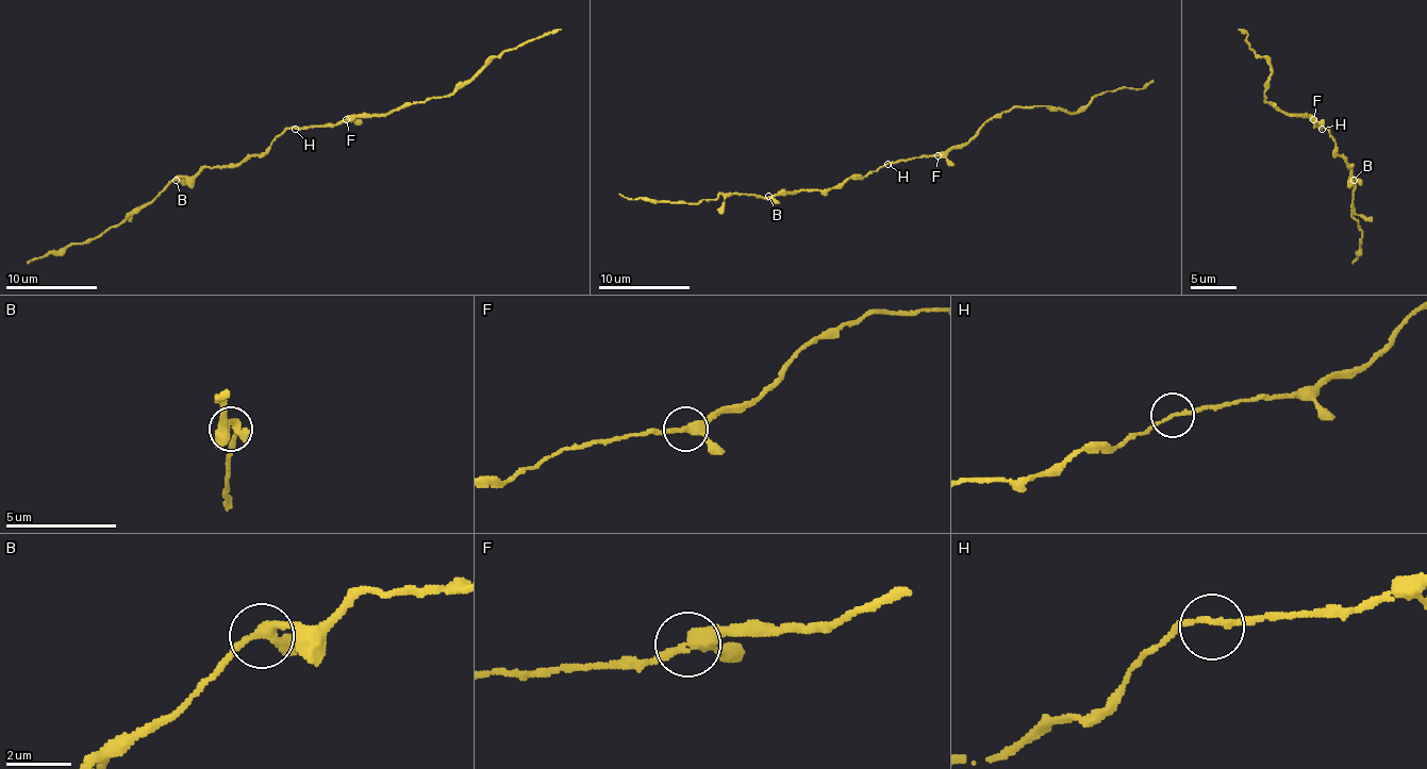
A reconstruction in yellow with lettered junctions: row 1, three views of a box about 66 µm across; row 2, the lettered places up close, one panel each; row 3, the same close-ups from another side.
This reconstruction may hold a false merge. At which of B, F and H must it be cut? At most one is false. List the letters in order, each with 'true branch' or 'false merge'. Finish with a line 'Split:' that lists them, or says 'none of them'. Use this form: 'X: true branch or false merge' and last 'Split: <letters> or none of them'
B: true branch
F: true branch
H: true branch
Split: none of them

